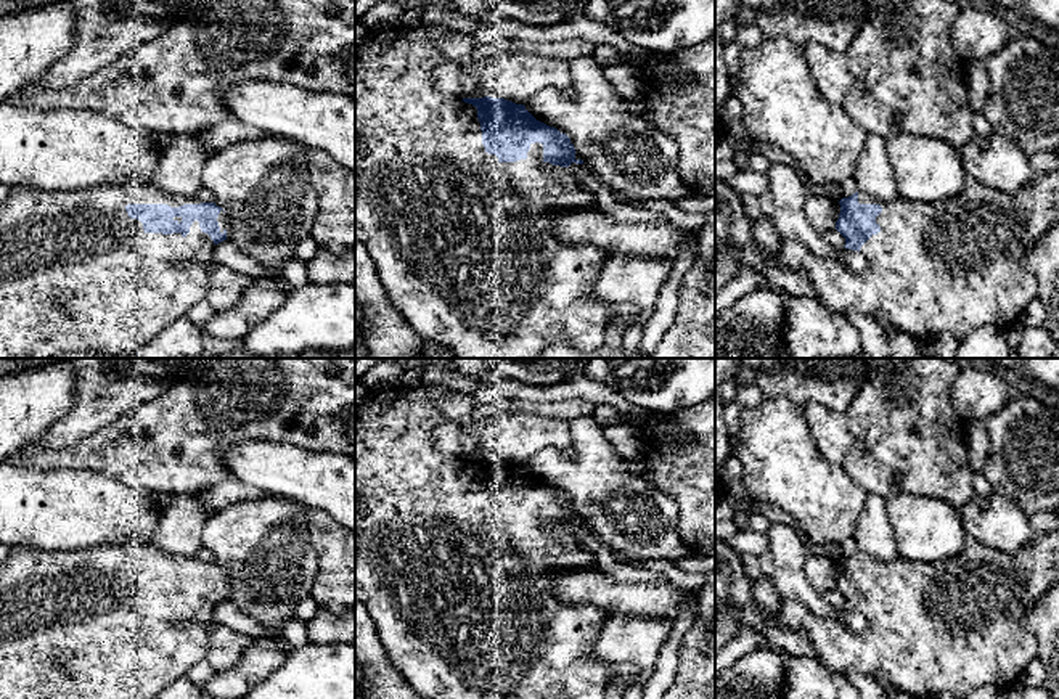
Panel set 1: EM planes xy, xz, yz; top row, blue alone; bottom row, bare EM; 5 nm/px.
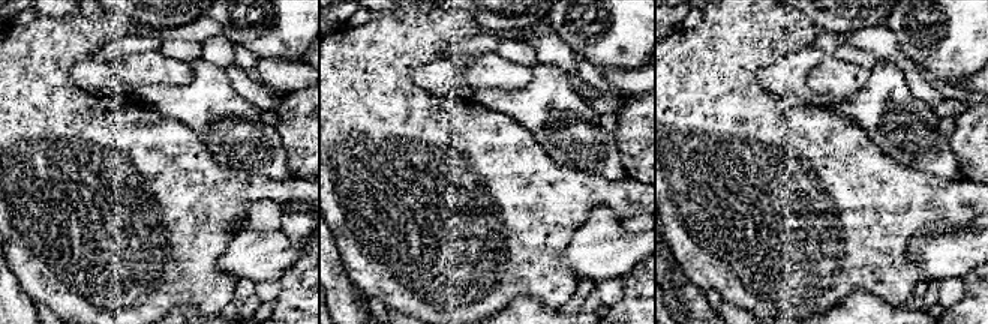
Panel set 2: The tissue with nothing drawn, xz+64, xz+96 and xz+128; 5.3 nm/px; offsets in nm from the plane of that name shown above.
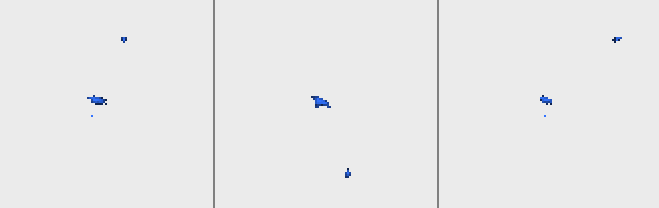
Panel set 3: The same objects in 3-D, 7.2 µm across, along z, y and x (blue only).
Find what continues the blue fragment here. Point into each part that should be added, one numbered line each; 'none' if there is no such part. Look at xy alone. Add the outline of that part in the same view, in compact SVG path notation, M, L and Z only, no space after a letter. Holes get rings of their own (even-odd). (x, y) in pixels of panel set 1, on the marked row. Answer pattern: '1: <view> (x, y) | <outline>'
1: xy (77, 273) | M95 185L79 190L43 190L34 186L13 186L8 198L0 202L0 358L58 358L66 352L103 352L108 355L137 355L154 336L170 323L185 317L188 310L206 299L209 286L207 267L215 264L215 244L207 233L202 233L194 220L190 233L162 235L146 233L143 223L130 219L125 207L129 204L167 204L180 207L183 204L201 204L196 196L180 196L153 185Z

